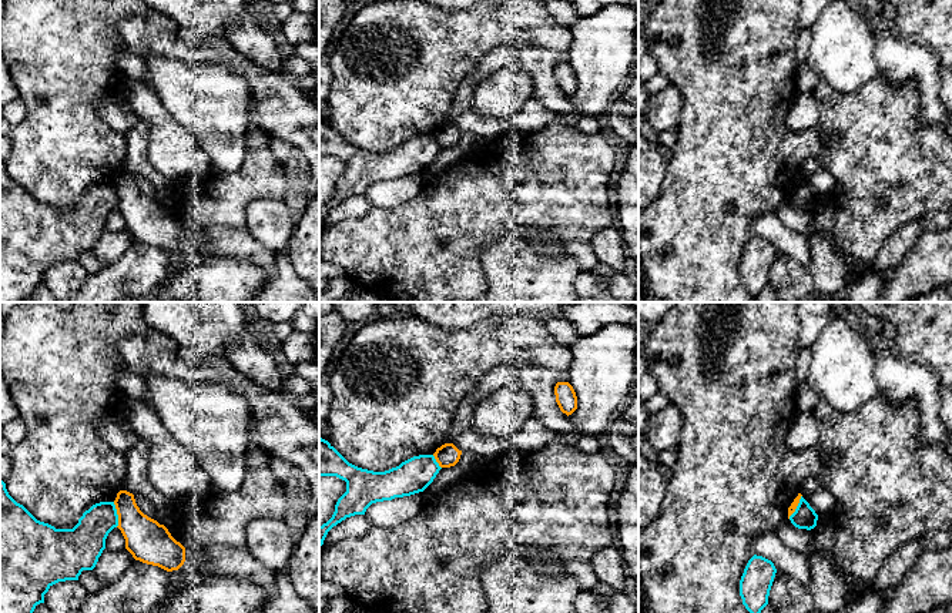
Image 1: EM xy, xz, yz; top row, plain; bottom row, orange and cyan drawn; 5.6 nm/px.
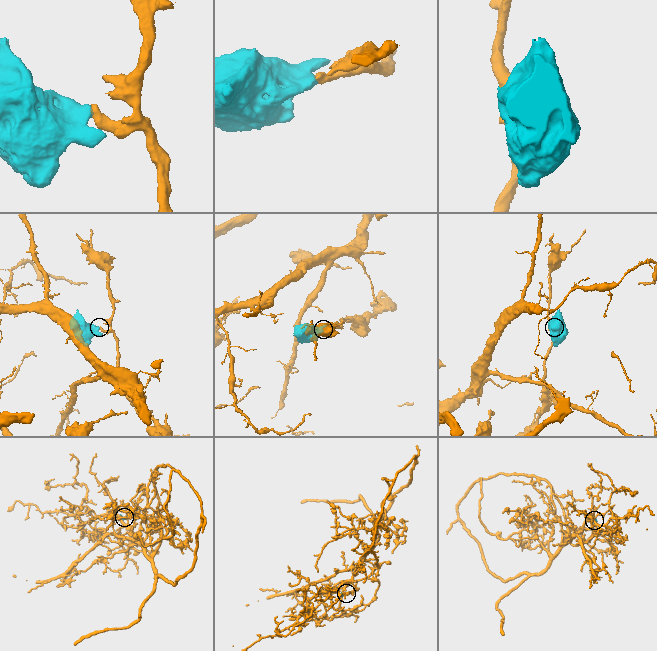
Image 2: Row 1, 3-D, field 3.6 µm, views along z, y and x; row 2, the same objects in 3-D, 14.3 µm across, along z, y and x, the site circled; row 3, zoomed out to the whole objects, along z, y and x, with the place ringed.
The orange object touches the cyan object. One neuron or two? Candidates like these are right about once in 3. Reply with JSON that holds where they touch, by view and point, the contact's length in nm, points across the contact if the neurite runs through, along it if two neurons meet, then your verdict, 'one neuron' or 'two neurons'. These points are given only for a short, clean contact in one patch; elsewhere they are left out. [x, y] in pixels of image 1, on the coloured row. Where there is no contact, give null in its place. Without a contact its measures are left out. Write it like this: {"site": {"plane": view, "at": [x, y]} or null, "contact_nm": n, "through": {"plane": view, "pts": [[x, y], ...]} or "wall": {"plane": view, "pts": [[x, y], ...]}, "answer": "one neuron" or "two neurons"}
{"site": {"plane": "xy", "at": [117, 513]}, "contact_nm": 150, "wall": {"plane": "xy", "pts": [[113, 502], [117, 511], [117, 526]]}, "answer": "two neurons"}

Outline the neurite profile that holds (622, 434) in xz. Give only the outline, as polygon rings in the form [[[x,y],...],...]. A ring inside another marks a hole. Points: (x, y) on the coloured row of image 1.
[[[638,372],[626,406],[606,426],[603,441],[628,465],[638,462]]]

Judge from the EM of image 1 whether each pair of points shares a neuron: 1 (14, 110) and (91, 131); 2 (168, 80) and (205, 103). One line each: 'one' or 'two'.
1: two
2: one

